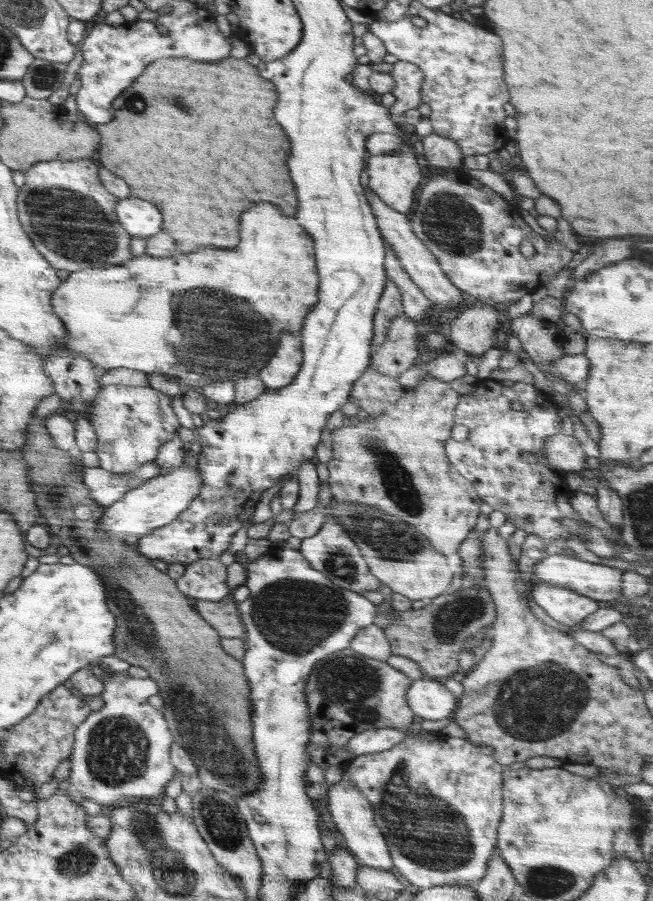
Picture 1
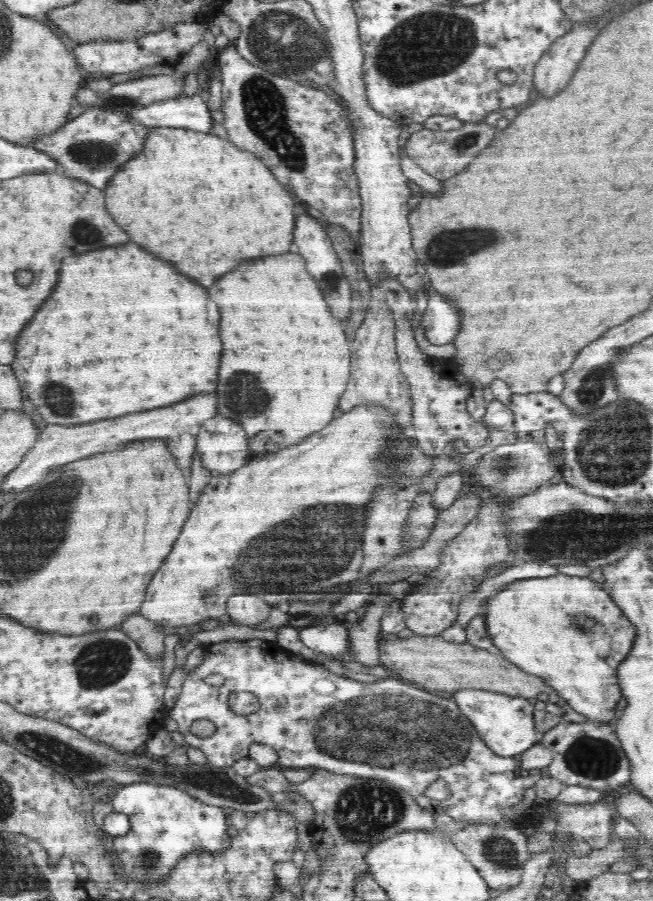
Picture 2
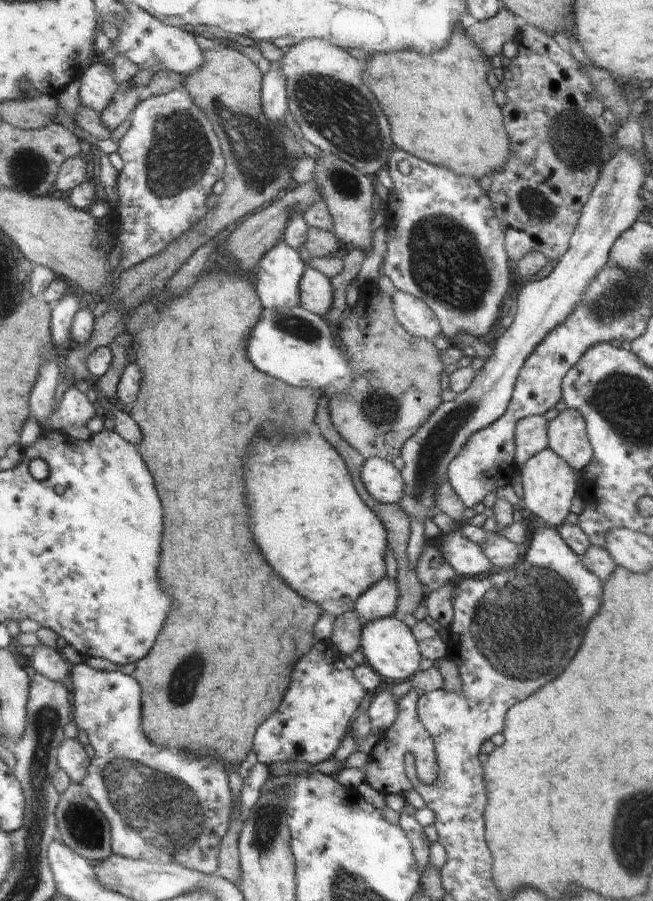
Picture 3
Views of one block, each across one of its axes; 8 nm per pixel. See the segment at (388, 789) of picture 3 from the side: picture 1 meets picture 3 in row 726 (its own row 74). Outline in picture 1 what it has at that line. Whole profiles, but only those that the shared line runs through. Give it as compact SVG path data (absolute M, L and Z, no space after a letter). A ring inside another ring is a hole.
M397 61L392 63L392 71L390 76L393 78L394 86L390 90L390 94L394 94L396 101L389 108L392 121L400 127L405 121L404 114L412 108L418 108L422 104L420 89L425 79L423 72L419 66L408 61Z

